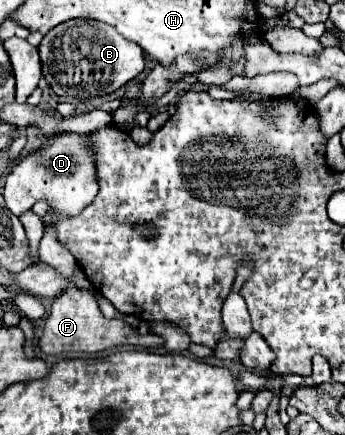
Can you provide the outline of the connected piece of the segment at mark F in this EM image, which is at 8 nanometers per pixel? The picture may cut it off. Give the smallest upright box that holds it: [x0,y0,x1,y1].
[39,288,163,356]

